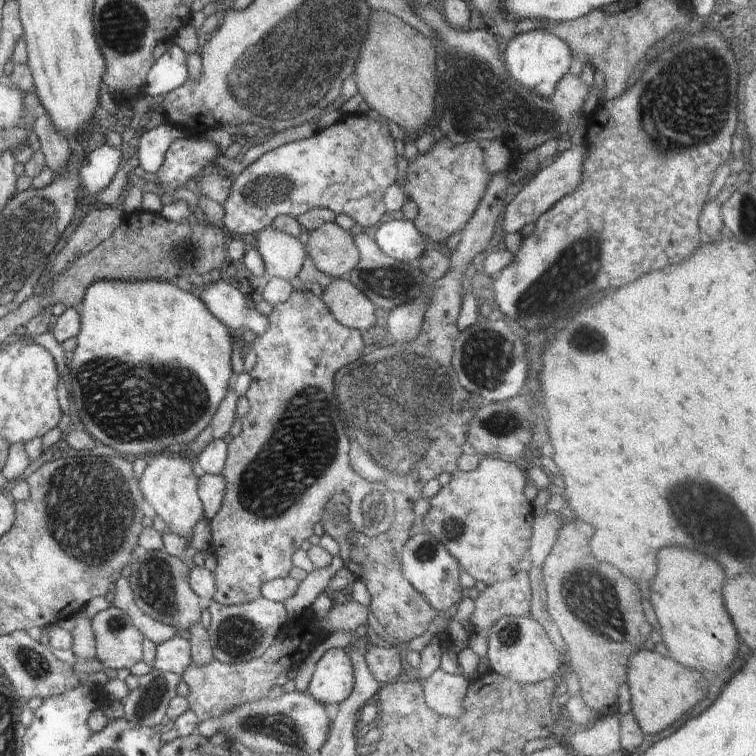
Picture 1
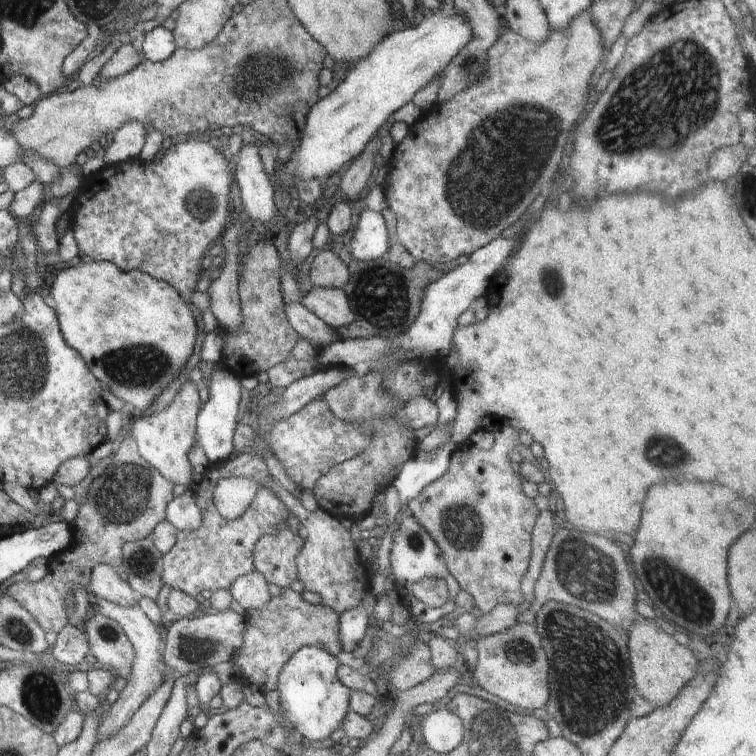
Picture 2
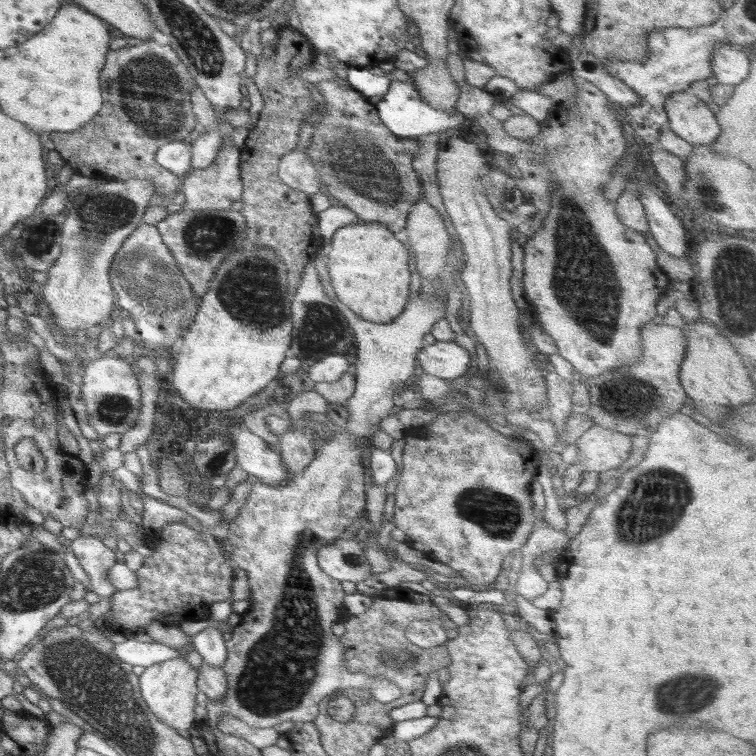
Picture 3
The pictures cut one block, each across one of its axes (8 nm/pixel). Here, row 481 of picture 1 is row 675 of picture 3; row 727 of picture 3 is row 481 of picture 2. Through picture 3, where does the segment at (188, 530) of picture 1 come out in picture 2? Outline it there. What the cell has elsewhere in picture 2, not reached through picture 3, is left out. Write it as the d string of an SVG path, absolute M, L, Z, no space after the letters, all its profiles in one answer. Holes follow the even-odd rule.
M187 372L176 384L175 389L177 394L173 402L162 412L145 414L145 416L137 415L138 420L134 420L136 417L132 417L127 434L136 440L140 456L148 461L155 470L158 470L168 482L172 482L174 485L189 486L192 468L188 462L188 454L196 446L196 421L202 402L198 386L188 378Z

